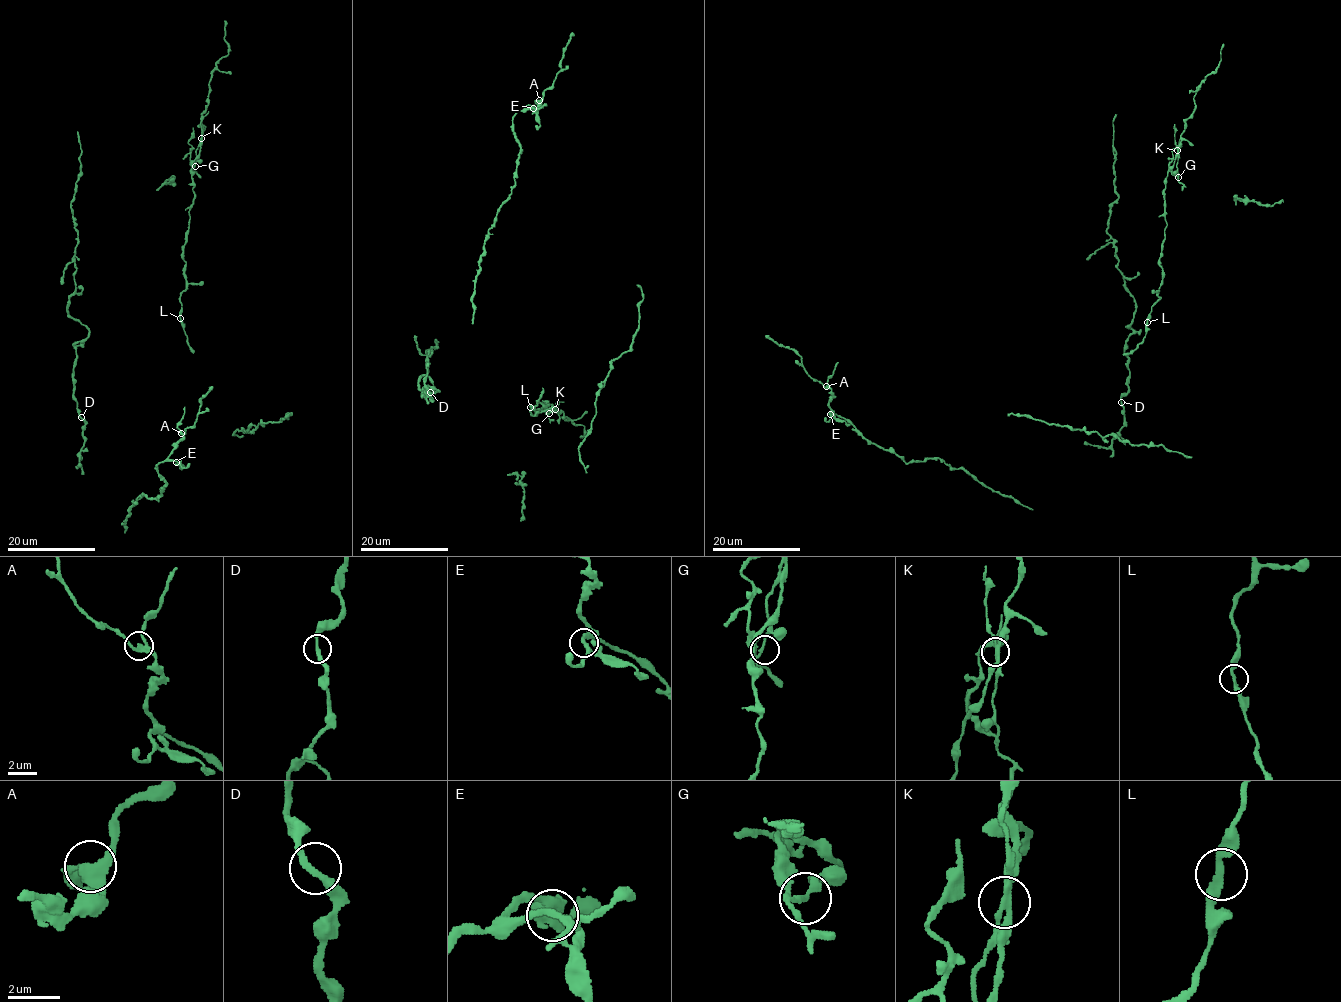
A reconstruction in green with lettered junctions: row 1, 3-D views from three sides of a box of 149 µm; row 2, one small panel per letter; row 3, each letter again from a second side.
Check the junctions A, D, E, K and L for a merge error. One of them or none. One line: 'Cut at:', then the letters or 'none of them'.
Cut at: K

